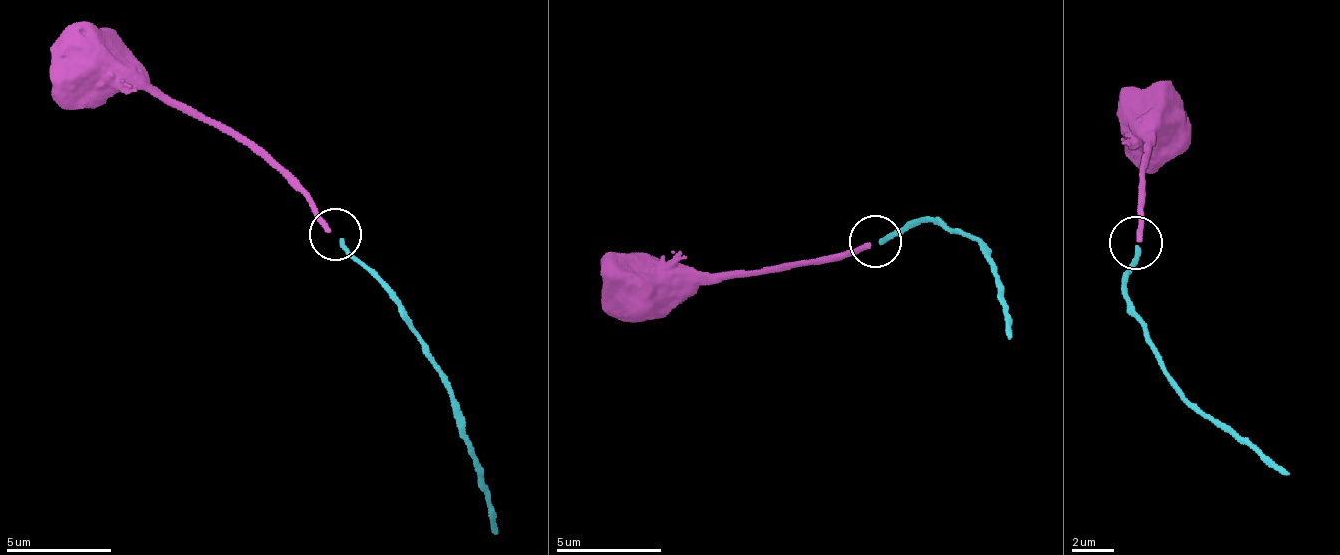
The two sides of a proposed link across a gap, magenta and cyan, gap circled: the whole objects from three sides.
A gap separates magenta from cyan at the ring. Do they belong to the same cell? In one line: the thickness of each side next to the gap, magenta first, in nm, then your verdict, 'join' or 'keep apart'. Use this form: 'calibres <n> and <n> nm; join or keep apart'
calibres 240 and 220 nm; join

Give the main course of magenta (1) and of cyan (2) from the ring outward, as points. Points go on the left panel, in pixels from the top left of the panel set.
1: (328, 231), (255, 151), (139, 86), (92, 72)
2: (339, 236), (391, 296), (452, 408), (482, 467), (496, 532)

